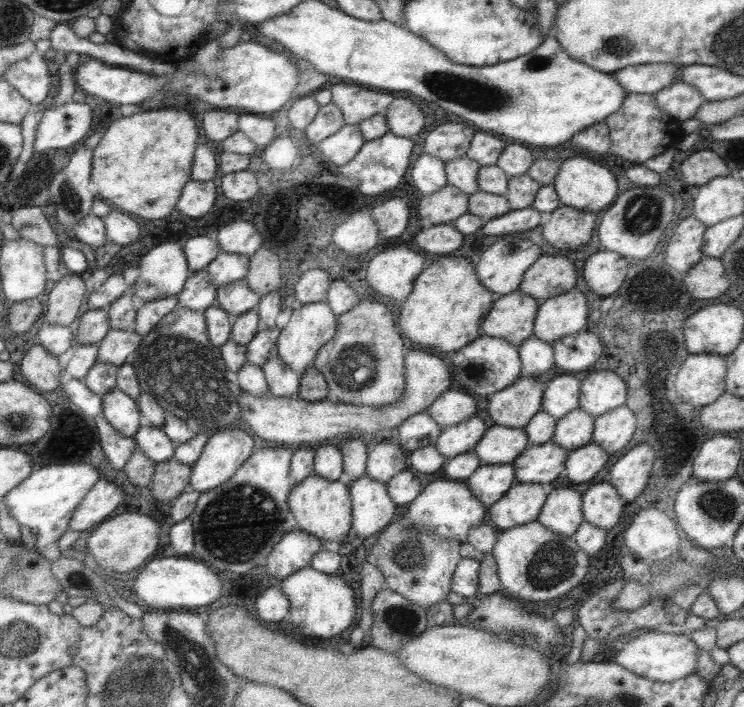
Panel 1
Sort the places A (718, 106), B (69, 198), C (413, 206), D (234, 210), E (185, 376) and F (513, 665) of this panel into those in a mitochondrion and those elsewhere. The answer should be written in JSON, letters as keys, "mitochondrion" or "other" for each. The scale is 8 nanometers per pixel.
{"A":"other","B":"mitochondrion","C":"other","D":"other","E":"mitochondrion","F":"other"}

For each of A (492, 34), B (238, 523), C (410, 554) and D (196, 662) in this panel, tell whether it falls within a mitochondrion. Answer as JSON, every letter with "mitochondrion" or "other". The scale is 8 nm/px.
{"A":"other","B":"mitochondrion","C":"mitochondrion","D":"mitochondrion"}

